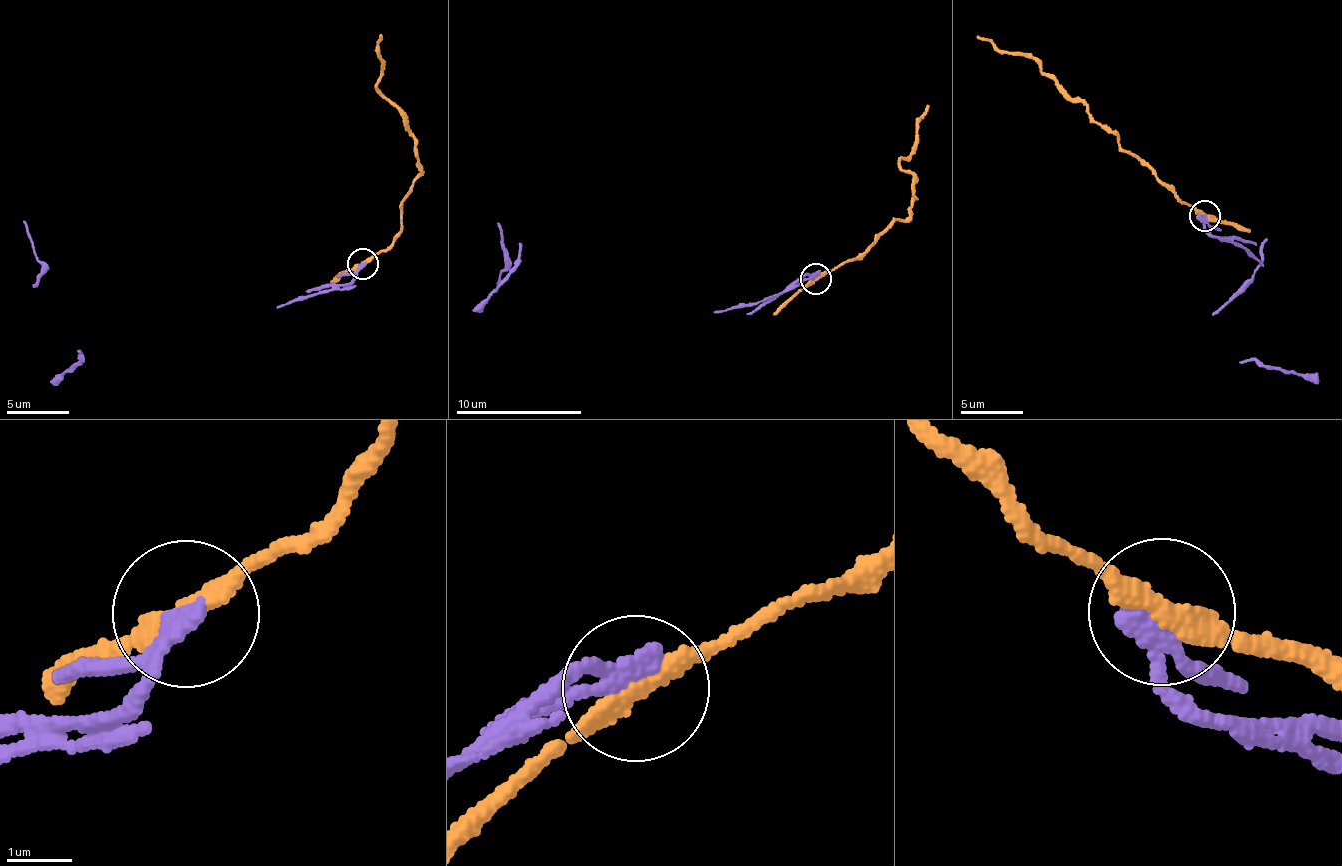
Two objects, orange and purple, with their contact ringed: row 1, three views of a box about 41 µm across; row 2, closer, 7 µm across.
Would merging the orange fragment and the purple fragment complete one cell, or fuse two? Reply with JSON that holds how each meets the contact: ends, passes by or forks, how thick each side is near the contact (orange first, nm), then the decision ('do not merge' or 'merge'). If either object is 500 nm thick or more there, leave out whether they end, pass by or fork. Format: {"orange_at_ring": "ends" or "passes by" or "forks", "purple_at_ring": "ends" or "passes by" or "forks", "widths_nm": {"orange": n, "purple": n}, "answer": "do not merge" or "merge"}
{"orange_at_ring": "passes by", "purple_at_ring": "passes by", "widths_nm": {"orange": 280, "purple": 280}, "answer": "do not merge"}

